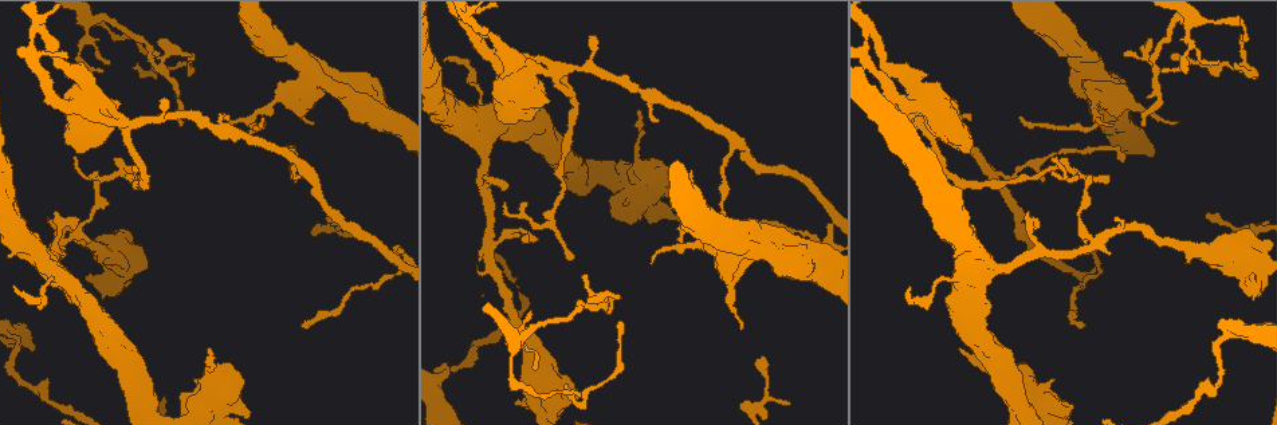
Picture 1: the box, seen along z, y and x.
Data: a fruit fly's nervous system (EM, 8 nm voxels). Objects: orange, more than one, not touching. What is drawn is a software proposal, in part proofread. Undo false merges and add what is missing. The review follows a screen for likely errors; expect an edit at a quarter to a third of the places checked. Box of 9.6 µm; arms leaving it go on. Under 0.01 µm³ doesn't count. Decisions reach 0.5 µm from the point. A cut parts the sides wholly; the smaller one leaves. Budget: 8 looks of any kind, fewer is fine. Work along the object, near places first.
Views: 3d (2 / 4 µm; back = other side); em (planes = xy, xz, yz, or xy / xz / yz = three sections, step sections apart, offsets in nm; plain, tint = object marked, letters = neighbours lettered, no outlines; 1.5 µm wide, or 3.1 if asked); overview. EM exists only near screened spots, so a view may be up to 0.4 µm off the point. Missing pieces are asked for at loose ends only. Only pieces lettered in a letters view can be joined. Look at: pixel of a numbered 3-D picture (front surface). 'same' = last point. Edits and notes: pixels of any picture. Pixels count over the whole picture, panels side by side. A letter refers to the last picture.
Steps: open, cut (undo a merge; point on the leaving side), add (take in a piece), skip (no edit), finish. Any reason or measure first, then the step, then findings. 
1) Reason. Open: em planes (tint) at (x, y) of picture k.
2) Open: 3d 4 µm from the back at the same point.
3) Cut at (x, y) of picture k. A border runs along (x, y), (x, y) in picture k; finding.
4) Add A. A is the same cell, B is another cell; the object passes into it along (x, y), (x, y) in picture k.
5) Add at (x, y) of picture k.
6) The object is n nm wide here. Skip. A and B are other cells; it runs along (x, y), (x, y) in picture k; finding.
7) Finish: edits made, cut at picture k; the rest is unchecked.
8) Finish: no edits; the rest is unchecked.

Open: em planes (letters) at (1082, 324) of picture 1.

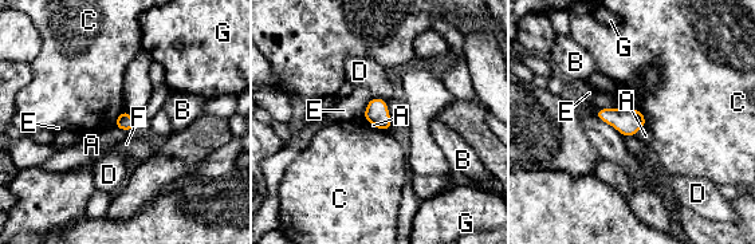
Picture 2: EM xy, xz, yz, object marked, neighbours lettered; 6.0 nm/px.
Skip. A, B, C, D, E, F and G are other cells; a border runs along (114, 126), (130, 132) in picture 2; no lettered piece goes on from it.

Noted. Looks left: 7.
A narrow waist. Open: em yz step 8 (tint) at (766, 384) of picture 1.

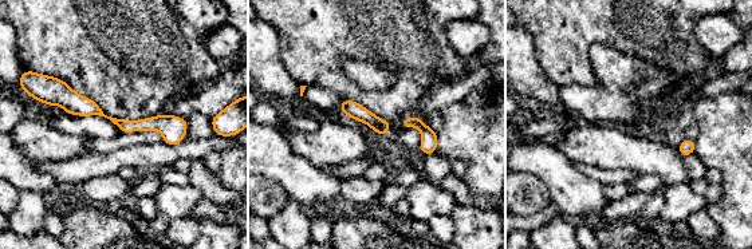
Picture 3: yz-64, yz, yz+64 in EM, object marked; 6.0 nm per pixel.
What lies round it. Open: em yz step 8 (letters) at the same point.

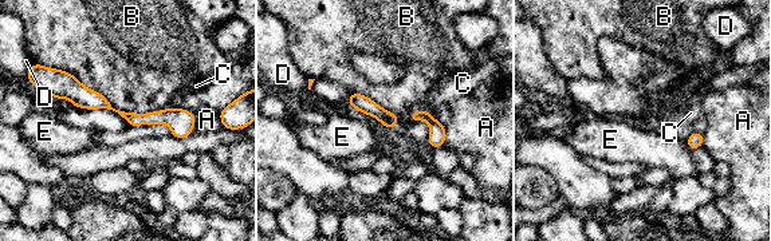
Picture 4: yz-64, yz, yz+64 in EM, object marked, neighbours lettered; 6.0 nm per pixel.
Skip. A, B, C, D and E are other cells; a border runs along (47, 66), (115, 109), (169, 107) in picture 4; continuous, no second cell.

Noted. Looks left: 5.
Narrows sharply. Open: 3d 4 µm at (19, 346) of picture 1.

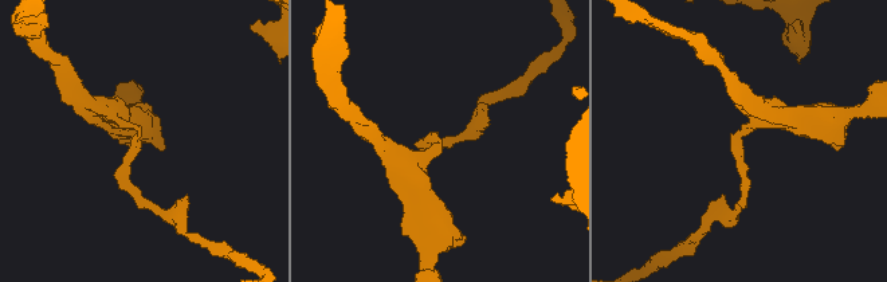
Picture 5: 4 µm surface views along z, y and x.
Now the EM. Open: em yz step 8 (tint) at (741, 136) of picture 5.

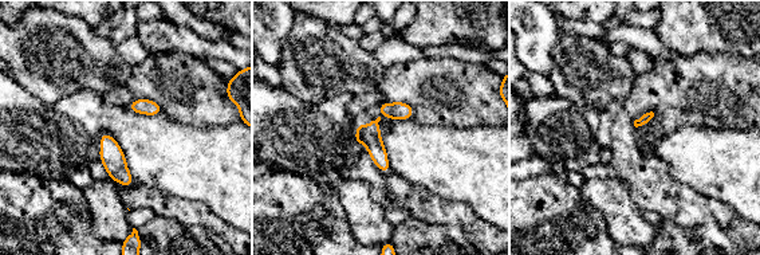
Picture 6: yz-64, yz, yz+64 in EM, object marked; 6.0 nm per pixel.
Another direction. Open: em xy step 8 (letters) at the same point.

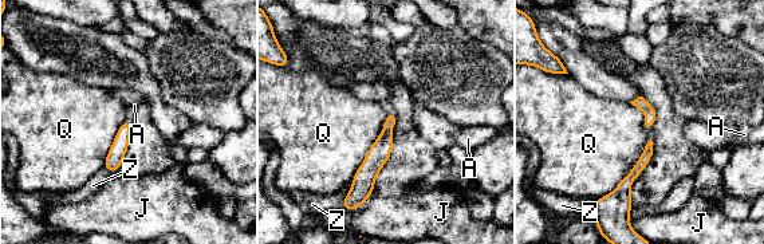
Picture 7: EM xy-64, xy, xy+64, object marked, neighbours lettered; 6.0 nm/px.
Skip. A, J, Q and Z are other cells; it runs along (392, 115), (385, 142), (355, 199) in picture 7; one cell here.

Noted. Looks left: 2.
Finish: no edits; the rest is unchecked.

